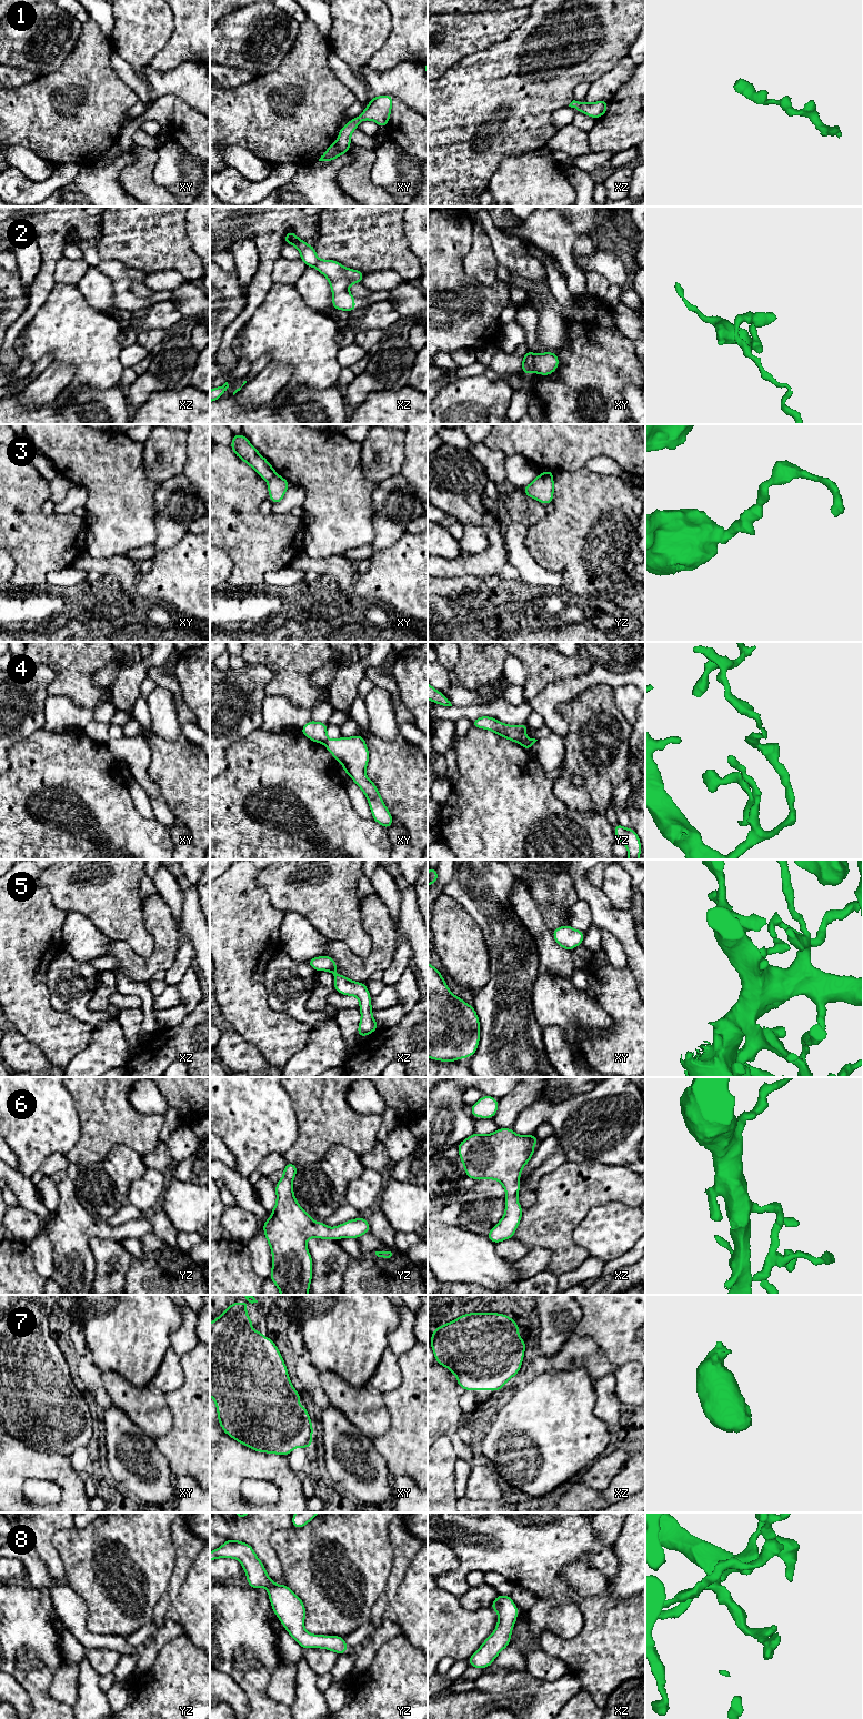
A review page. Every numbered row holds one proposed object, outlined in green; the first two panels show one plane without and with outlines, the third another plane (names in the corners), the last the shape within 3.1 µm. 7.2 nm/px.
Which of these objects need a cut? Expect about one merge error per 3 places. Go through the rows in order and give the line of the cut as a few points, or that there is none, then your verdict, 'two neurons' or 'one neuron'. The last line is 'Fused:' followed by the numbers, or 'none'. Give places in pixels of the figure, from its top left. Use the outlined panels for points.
1: no cut | one neuron
2: xy (535, 354), (533, 371) | two neurons
3: xy (276, 473), (268, 481) | two neurons
4: yz (520, 742), (529, 741), (532, 744) | two neurons
5: no cut | one neuron
6: no cut | one neuron
7: no cut | one neuron
8: no cut | one neuron
Fused: 2, 3, 4

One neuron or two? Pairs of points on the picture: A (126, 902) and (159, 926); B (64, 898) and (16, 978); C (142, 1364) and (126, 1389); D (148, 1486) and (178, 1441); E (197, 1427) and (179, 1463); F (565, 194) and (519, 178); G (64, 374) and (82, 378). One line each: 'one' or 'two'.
A: two
B: two
C: two
D: two
E: one
F: one
G: two

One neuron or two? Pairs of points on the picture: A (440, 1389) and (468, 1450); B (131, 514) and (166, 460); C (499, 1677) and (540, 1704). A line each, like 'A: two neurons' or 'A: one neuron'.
A: one neuron
B: two neurons
C: one neuron

